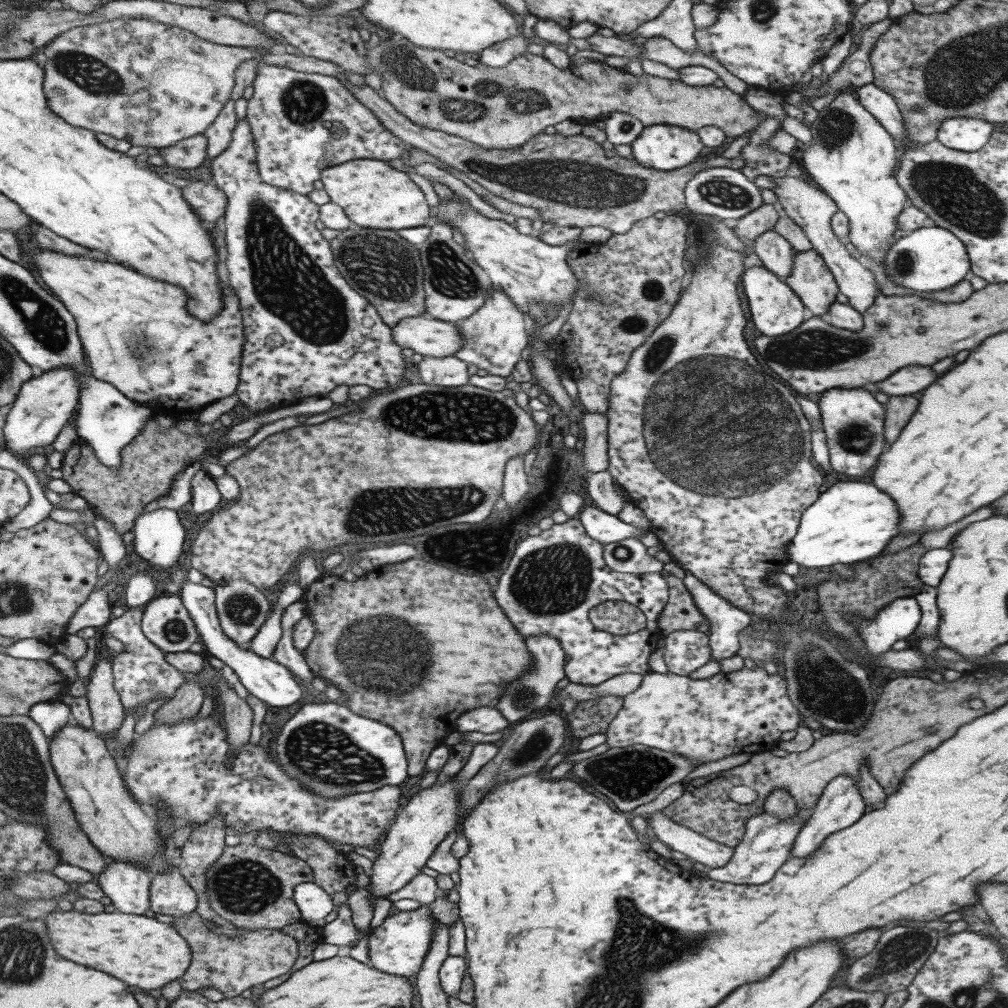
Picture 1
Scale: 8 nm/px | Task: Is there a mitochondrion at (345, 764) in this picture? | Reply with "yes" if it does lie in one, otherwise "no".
yes

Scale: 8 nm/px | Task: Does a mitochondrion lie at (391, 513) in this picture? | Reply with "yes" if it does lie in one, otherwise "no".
yes

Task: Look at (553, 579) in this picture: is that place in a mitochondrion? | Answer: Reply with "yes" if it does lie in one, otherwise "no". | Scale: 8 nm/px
yes

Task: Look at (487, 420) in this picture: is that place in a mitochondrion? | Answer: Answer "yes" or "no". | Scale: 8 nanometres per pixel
yes

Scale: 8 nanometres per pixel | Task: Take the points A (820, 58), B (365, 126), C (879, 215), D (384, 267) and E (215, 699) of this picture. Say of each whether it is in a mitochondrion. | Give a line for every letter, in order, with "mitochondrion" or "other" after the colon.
A: other
B: other
C: other
D: mitochondrion
E: other

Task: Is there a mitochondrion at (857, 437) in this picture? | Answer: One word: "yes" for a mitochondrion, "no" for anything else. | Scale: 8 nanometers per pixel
yes

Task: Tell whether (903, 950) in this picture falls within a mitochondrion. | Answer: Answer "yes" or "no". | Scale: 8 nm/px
yes

